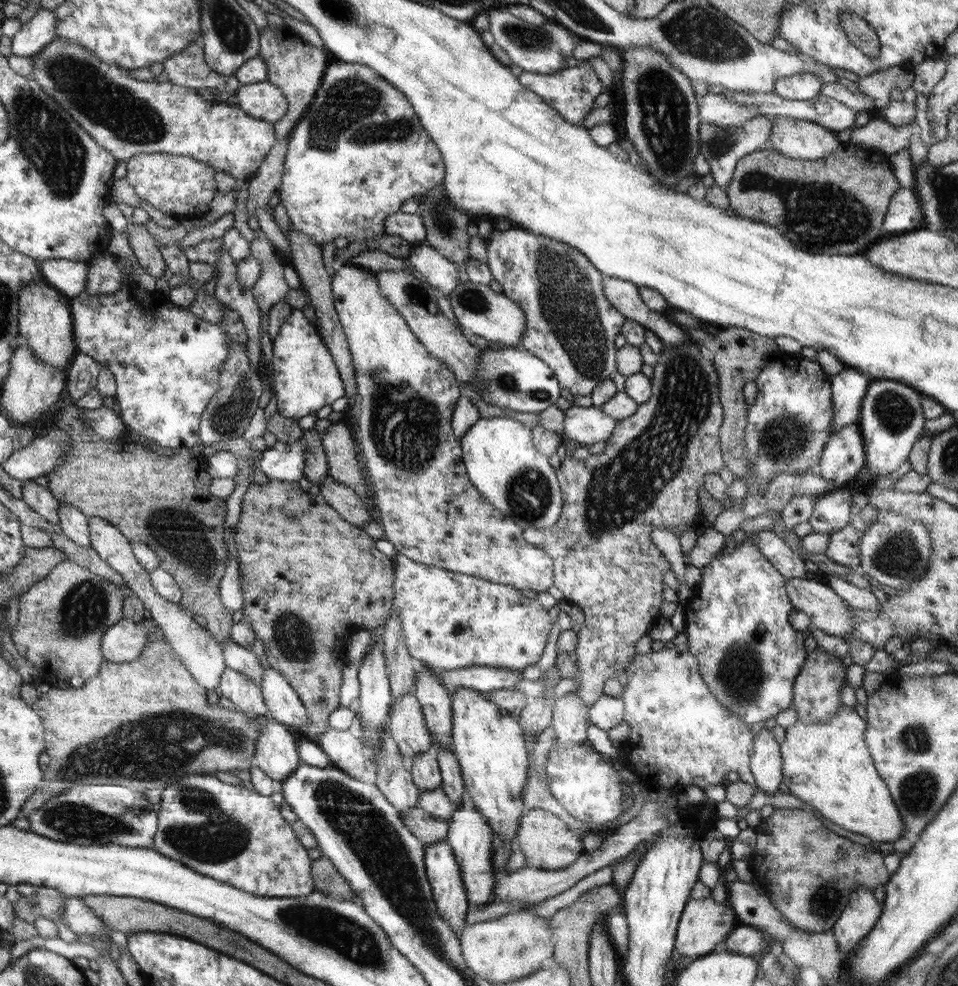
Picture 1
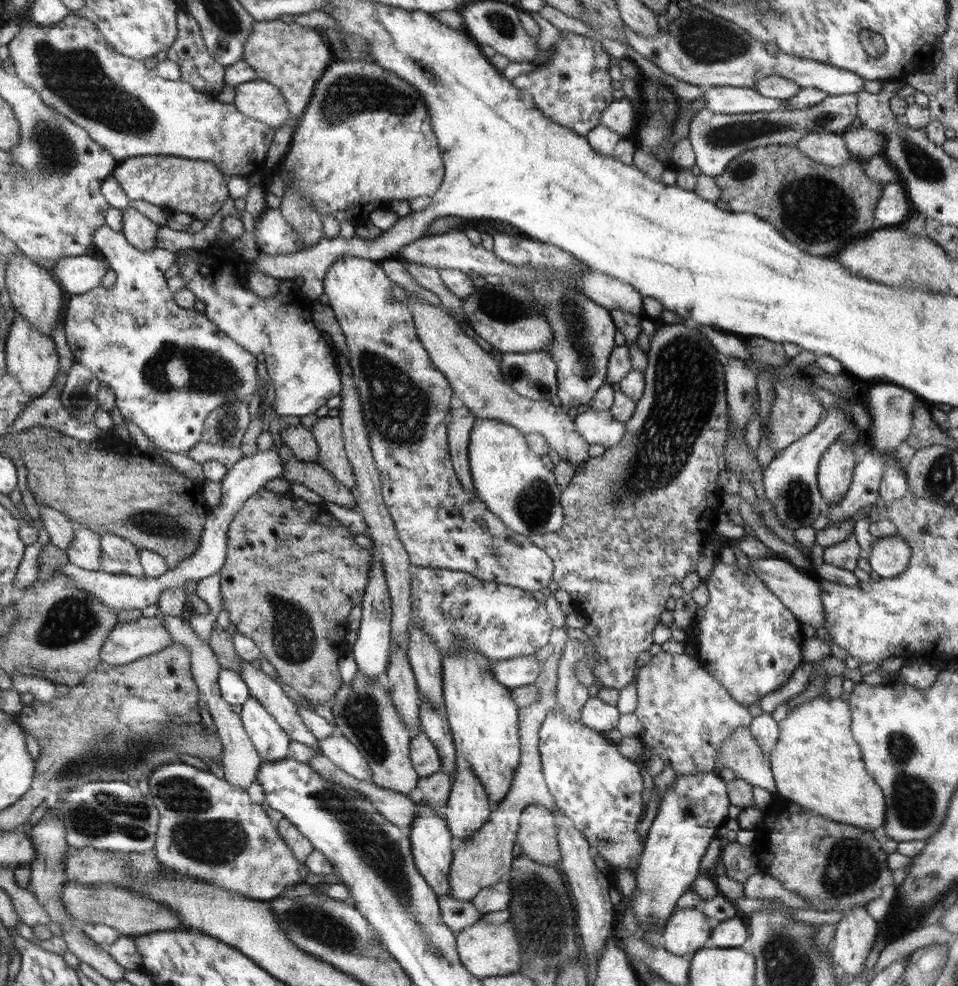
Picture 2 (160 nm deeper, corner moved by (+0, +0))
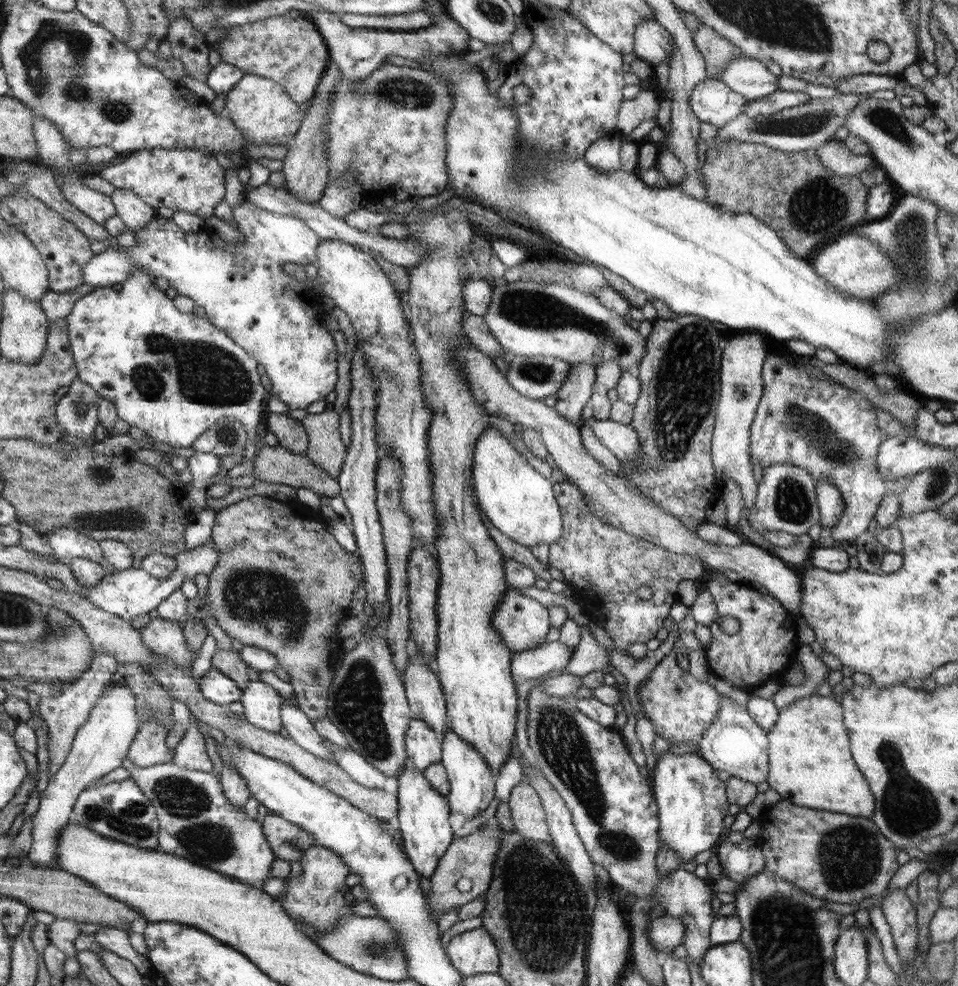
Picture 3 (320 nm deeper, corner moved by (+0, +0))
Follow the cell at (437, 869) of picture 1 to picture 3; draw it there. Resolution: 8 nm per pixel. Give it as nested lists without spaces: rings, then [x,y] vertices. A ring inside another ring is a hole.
[[[404,767],[397,776],[398,782],[398,818],[403,847],[410,863],[418,875],[433,877],[437,864],[454,841],[452,814],[448,799],[426,778],[423,771],[414,772],[412,768]]]

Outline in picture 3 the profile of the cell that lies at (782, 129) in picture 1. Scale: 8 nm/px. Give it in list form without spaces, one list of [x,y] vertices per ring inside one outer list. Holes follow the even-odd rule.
[[[831,139],[816,149],[819,161],[838,176],[859,176],[875,160],[868,155],[854,154],[842,141]]]

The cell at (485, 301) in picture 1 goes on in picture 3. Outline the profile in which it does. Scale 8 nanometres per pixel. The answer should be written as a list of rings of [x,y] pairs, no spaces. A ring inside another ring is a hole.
[[[522,280],[494,286],[493,301],[482,317],[504,352],[516,356],[553,357],[570,365],[600,365],[616,359],[622,371],[636,373],[636,365],[646,354],[647,338],[638,332],[637,326],[606,308],[595,296],[587,295],[574,287],[564,287],[560,283]]]

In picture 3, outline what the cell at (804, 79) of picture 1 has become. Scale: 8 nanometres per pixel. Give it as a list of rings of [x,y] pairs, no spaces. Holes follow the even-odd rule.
[[[752,58],[732,59],[719,79],[746,100],[755,101],[778,91],[777,79],[767,65]]]

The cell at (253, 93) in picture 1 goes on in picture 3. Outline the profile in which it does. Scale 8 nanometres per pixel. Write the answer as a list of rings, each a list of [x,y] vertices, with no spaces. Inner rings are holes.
[[[245,73],[241,81],[226,93],[224,110],[227,117],[234,122],[234,127],[242,131],[242,137],[252,144],[288,145],[298,132],[300,124],[300,106],[291,98],[281,83],[262,75]]]

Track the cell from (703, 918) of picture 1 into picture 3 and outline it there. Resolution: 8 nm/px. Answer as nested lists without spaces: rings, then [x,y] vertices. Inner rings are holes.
[[[666,914],[654,918],[648,923],[647,937],[656,951],[672,954],[679,945],[684,944],[685,923]]]

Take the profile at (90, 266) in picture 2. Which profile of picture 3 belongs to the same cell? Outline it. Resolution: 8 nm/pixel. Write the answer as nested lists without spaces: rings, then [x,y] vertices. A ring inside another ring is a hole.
[[[242,201],[233,208],[233,220],[238,223],[238,232],[242,232],[243,236],[238,246],[227,243],[221,237],[205,236],[201,231],[186,232],[174,223],[172,217],[167,218],[156,212],[145,227],[134,231],[138,245],[127,249],[108,248],[91,258],[82,268],[85,283],[97,289],[112,288],[115,284],[123,284],[137,268],[147,270],[155,278],[164,278],[169,287],[176,290],[176,294],[187,296],[202,306],[206,318],[213,322],[214,327],[225,331],[234,343],[262,364],[264,373],[272,383],[272,398],[279,399],[290,410],[306,410],[312,403],[325,400],[334,390],[338,382],[338,354],[325,325],[321,295],[309,293],[302,282],[284,271],[284,264],[294,262],[306,266],[315,263],[320,238],[299,218],[274,214],[248,201]]]

